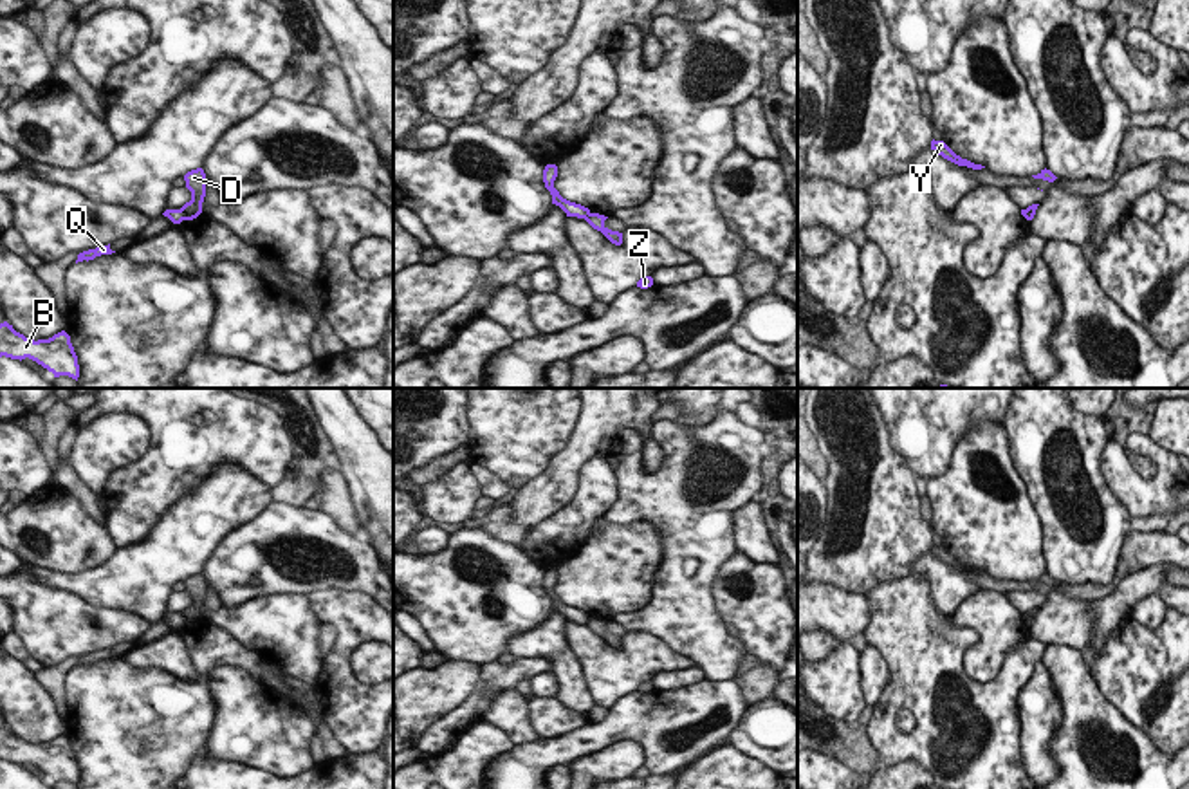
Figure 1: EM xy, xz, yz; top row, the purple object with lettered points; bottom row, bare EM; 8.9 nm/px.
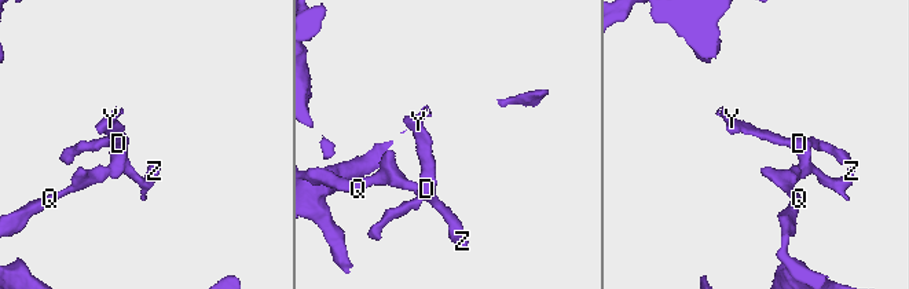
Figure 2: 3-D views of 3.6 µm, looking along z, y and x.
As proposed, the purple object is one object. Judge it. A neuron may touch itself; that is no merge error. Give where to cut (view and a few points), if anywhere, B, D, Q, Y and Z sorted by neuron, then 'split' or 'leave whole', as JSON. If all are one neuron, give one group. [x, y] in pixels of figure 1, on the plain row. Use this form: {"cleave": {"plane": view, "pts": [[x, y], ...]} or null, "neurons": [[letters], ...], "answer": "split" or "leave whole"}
{"cleave": {"plane": "xy", "pts": [[181, 612], [184, 623]]}, "neurons": [["B", "Q"], ["D", "Y", "Z"]], "answer": "split"}

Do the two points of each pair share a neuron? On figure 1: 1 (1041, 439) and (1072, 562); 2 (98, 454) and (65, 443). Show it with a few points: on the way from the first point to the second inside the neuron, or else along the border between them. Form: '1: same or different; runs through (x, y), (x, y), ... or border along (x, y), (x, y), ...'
1: same; runs through (1040, 470), (1049, 506), (1065, 531)
2: different; border along (78, 432), (67, 459)

